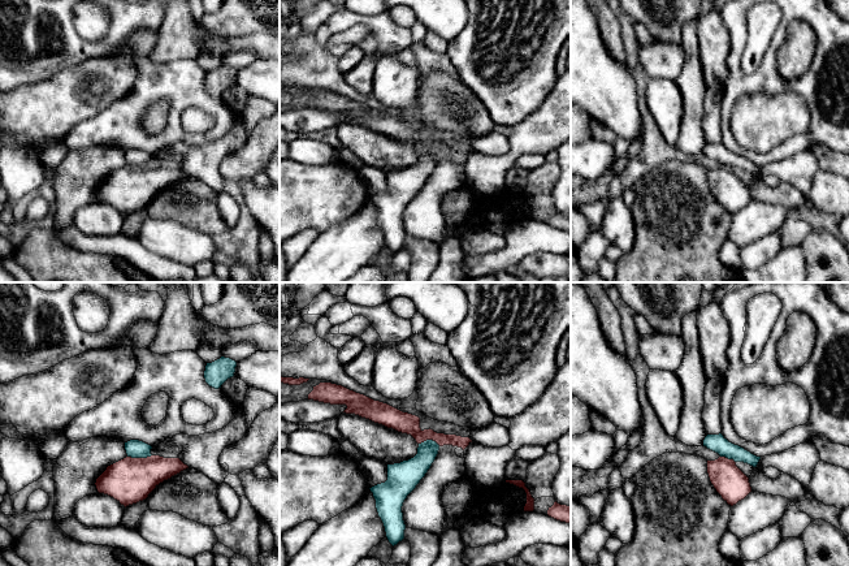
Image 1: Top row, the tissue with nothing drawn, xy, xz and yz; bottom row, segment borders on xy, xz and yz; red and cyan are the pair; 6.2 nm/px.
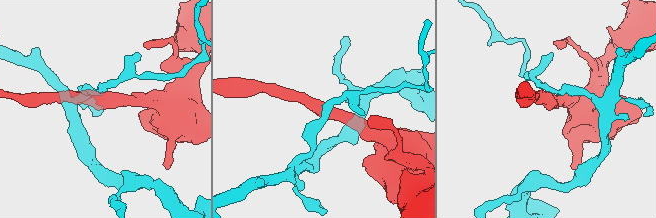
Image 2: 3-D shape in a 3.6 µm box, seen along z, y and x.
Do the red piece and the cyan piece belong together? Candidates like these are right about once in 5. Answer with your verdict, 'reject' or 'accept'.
reject

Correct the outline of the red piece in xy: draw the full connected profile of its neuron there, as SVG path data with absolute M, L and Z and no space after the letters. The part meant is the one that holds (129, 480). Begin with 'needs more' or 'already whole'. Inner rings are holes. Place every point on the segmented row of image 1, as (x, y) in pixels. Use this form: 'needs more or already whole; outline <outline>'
already whole; outline M126 457L108 466L95 485L99 493L113 497L126 507L146 500L160 483L186 468L189 466L179 458Z

